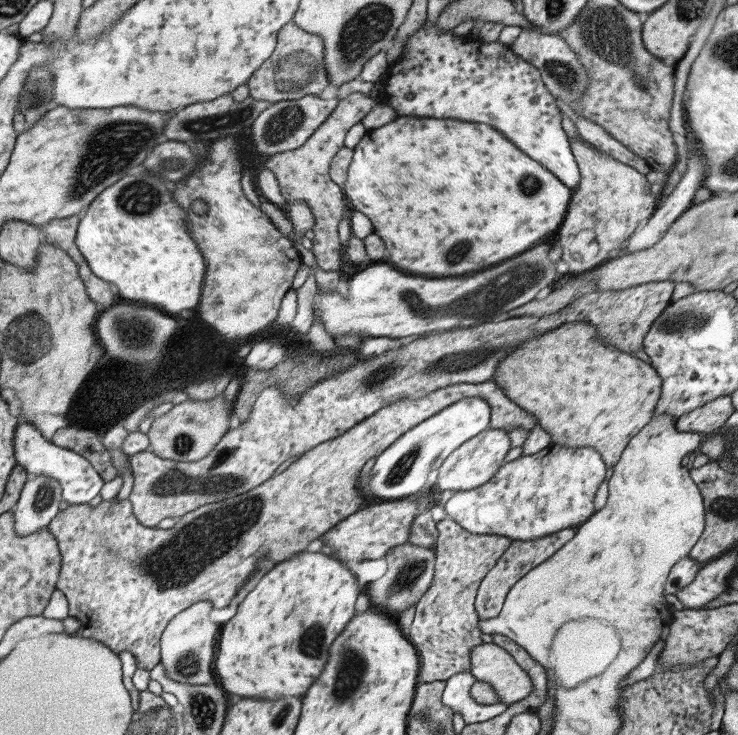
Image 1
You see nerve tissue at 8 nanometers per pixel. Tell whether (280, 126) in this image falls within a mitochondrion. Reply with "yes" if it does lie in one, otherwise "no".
yes

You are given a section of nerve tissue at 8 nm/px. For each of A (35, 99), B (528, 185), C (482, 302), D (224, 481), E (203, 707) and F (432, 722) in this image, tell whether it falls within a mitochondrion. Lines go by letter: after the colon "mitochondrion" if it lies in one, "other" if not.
A: mitochondrion
B: mitochondrion
C: mitochondrion
D: mitochondrion
E: mitochondrion
F: mitochondrion

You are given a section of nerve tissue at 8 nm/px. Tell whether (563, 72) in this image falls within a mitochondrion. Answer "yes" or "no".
yes

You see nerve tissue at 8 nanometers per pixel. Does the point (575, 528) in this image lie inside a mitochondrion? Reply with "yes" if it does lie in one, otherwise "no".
no

